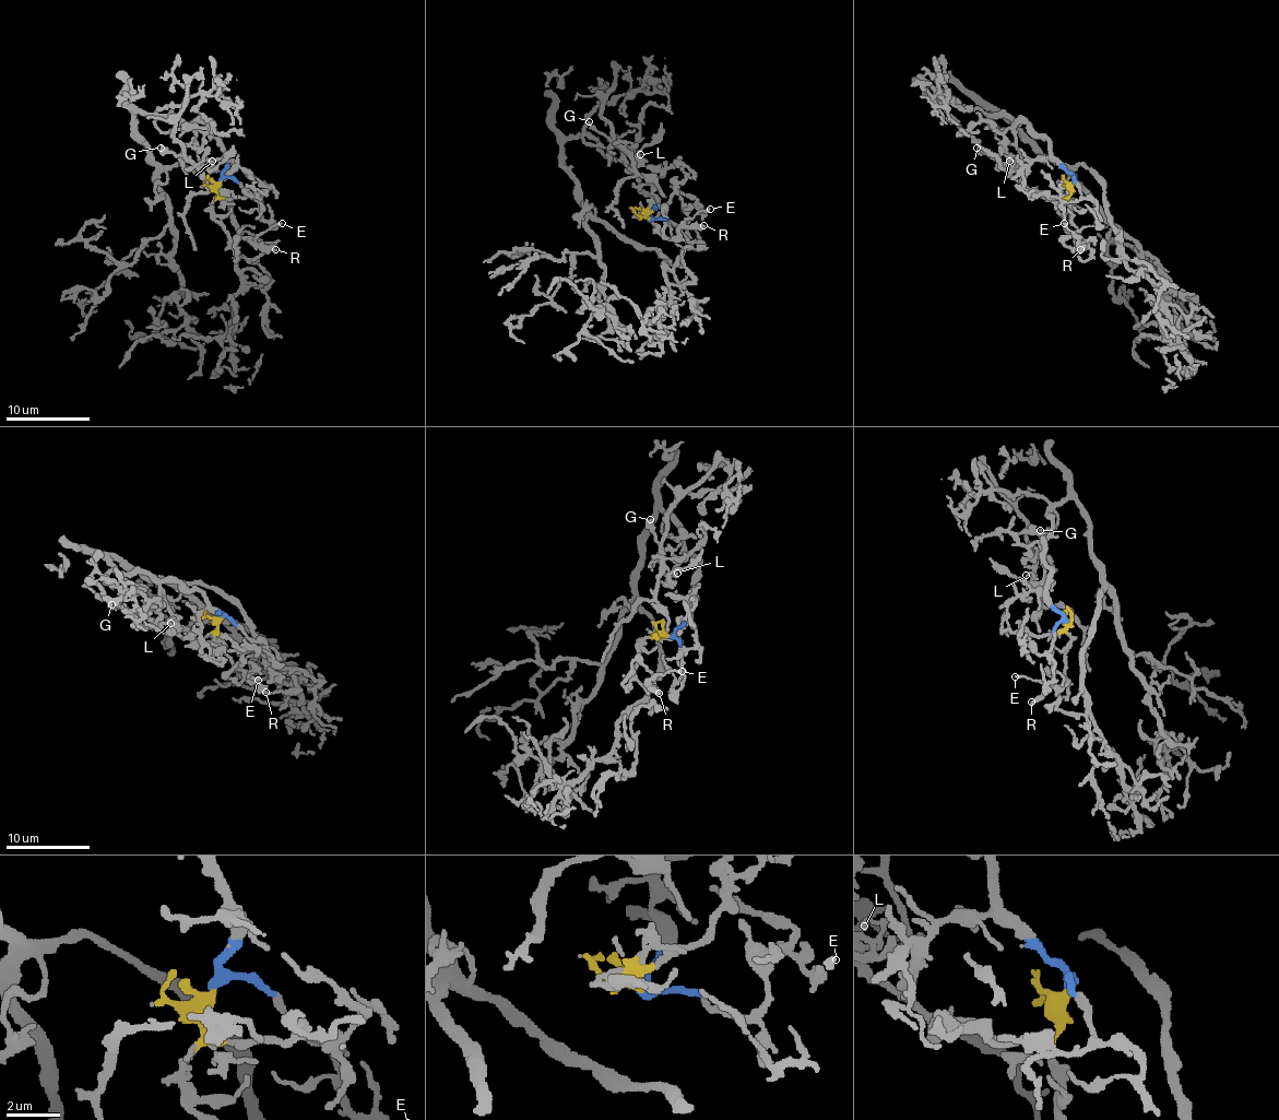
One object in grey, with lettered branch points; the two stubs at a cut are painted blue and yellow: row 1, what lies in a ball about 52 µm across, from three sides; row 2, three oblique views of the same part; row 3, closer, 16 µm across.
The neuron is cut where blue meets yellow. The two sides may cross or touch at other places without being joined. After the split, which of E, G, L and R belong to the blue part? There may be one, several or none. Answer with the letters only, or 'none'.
G, L

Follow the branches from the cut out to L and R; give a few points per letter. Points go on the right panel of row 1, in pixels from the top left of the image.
L: (1073, 180), (1043, 137), (1027, 124), (1014, 126), (1014, 143), (1022, 162), (1018, 168), (1010, 162)
R: (1073, 180), (1068, 197), (1070, 222), (1081, 237), (1093, 239), (1084, 244), (1081, 249)

